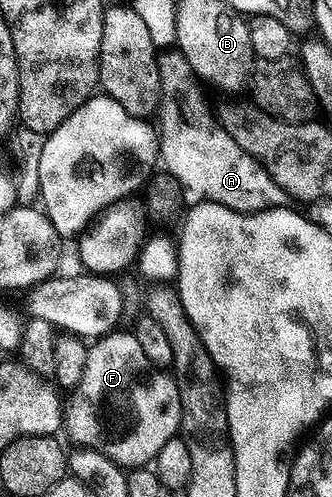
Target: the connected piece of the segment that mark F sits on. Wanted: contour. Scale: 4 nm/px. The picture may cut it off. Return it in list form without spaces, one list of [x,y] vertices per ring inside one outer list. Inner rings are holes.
[[[111,332],[95,339],[88,346],[86,372],[73,391],[72,399],[67,399],[64,407],[63,429],[73,438],[73,443],[102,452],[125,468],[144,468],[155,463],[158,452],[162,452],[166,440],[177,437],[180,429],[182,404],[178,396],[178,384],[167,369],[146,360],[146,352],[138,345],[131,332]]]

